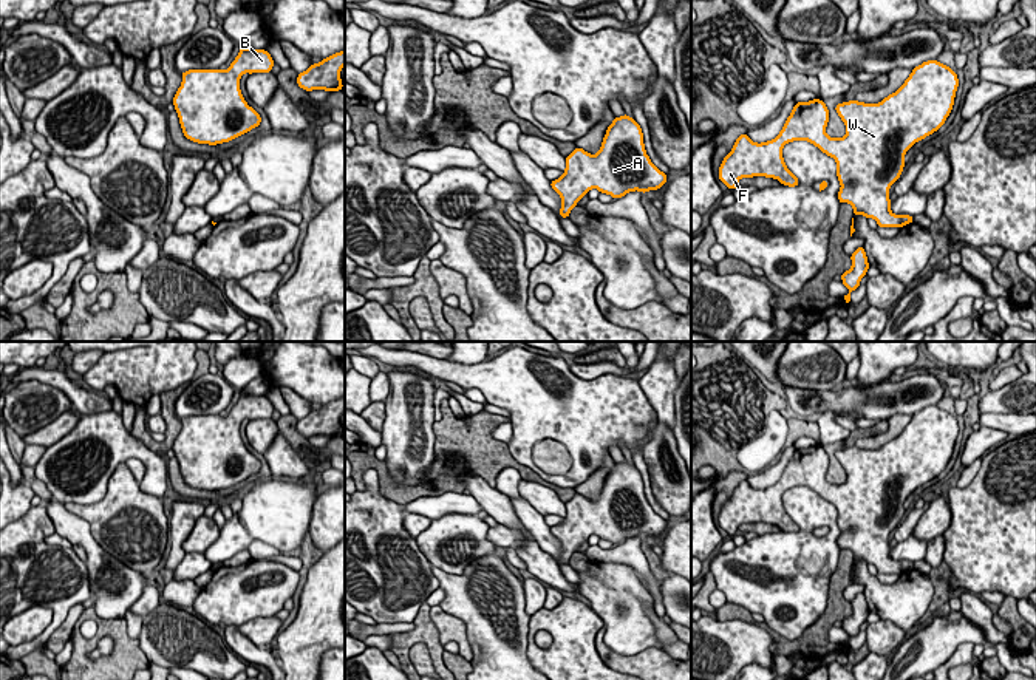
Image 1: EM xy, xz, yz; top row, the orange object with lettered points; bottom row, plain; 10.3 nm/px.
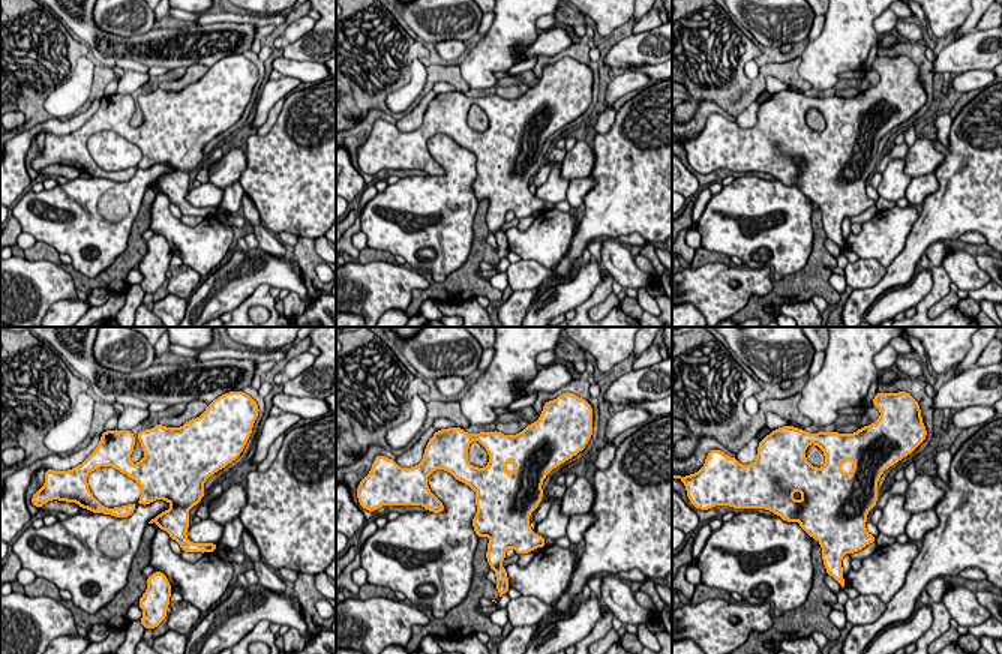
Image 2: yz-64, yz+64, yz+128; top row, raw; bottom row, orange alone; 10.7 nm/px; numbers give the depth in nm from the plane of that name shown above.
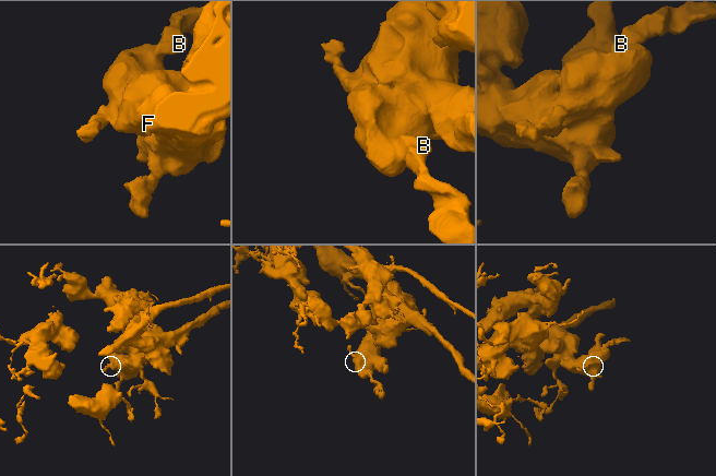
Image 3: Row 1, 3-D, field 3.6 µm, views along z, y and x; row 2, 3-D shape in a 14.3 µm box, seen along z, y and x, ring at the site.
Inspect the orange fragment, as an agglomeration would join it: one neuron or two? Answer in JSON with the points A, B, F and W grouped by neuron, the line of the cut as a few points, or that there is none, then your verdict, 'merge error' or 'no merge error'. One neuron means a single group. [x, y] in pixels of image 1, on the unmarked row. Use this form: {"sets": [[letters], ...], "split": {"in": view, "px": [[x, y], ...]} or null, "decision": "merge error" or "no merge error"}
{"sets": [["A", "B", "F", "W"]], "split": null, "decision": "no merge error"}

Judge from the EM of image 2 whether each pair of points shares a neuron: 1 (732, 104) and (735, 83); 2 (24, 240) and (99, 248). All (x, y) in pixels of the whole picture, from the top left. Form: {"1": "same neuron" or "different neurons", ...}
{"1": "same neuron", "2": "different neurons"}

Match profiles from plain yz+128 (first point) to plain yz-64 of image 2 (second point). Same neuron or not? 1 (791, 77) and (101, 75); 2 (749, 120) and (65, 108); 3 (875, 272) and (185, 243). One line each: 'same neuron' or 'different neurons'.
1: same neuron
2: different neurons
3: different neurons

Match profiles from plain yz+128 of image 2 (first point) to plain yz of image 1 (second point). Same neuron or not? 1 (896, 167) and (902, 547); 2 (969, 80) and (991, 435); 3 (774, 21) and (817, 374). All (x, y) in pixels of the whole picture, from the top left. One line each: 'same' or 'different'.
1: same
2: same
3: same

